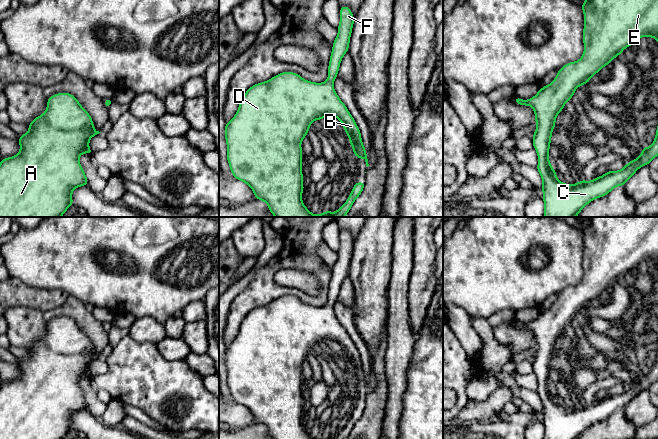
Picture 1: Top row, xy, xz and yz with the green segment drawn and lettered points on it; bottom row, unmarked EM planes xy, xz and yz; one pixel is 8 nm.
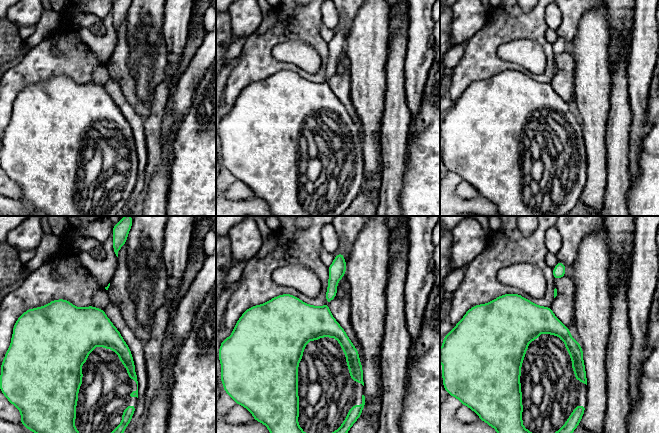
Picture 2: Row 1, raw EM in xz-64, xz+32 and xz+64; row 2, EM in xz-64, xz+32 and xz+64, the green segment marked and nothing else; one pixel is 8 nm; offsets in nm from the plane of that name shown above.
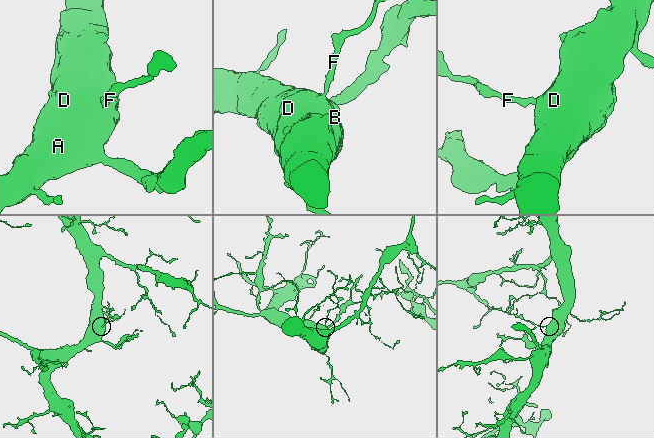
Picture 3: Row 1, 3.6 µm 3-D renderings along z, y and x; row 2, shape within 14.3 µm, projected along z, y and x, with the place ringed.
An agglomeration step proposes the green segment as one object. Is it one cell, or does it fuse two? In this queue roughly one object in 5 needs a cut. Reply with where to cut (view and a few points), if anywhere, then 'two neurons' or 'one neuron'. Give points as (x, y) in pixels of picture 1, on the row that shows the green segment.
no cut | one neuron

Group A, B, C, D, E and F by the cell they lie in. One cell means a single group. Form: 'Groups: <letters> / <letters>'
Groups: A B C D E F

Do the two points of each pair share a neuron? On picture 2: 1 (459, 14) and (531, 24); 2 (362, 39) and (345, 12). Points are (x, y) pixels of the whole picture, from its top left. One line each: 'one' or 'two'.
1: two
2: two

